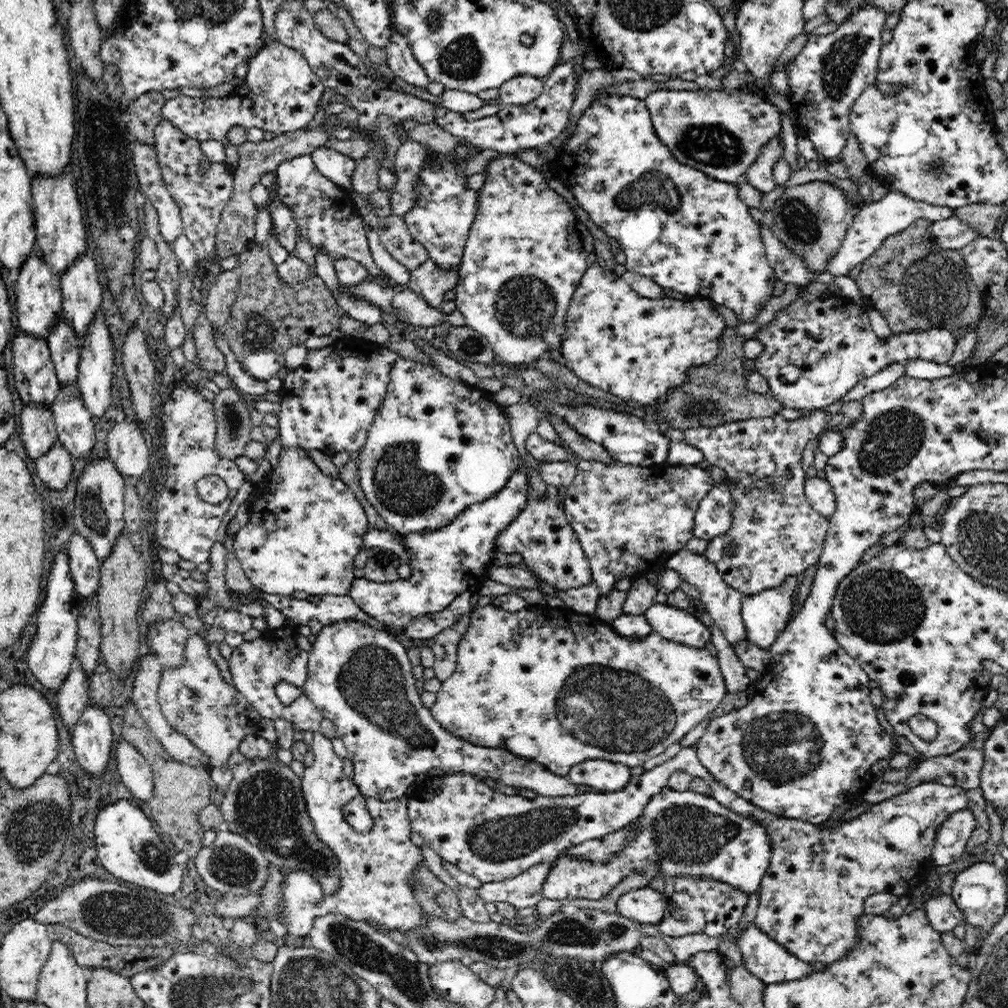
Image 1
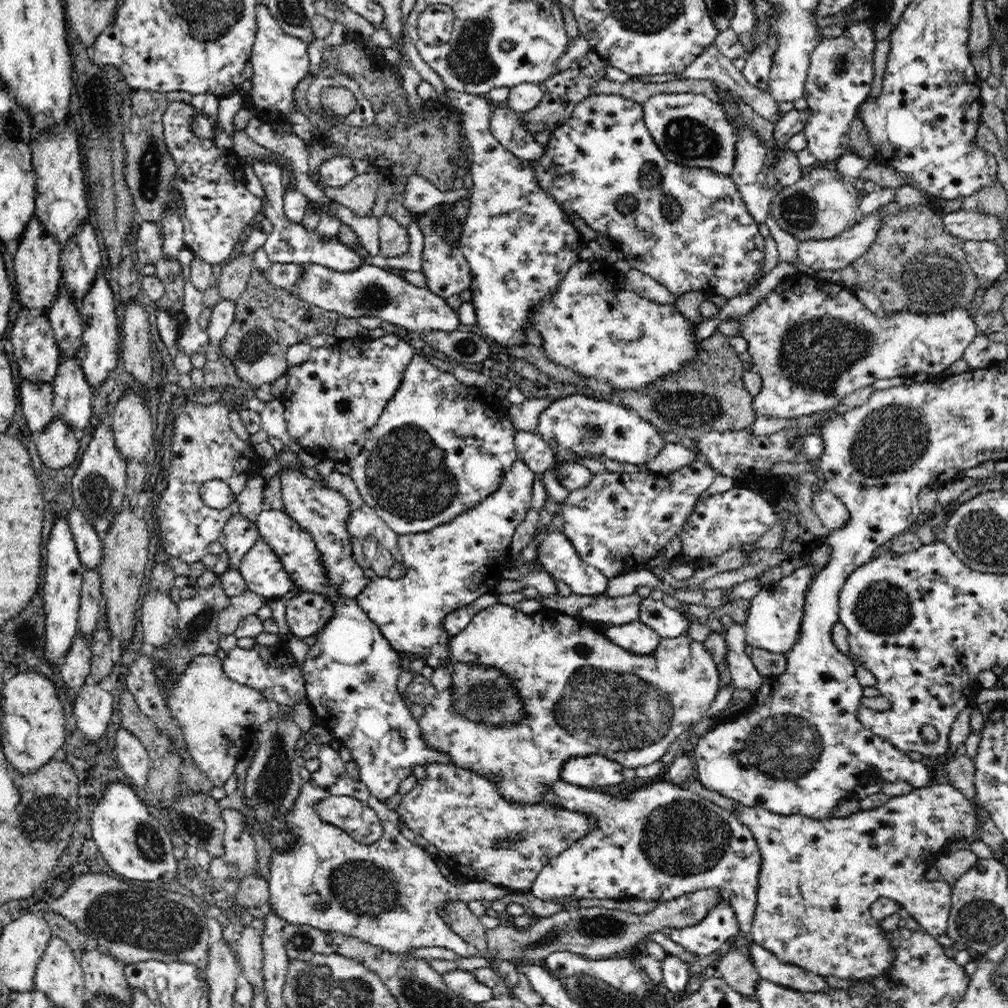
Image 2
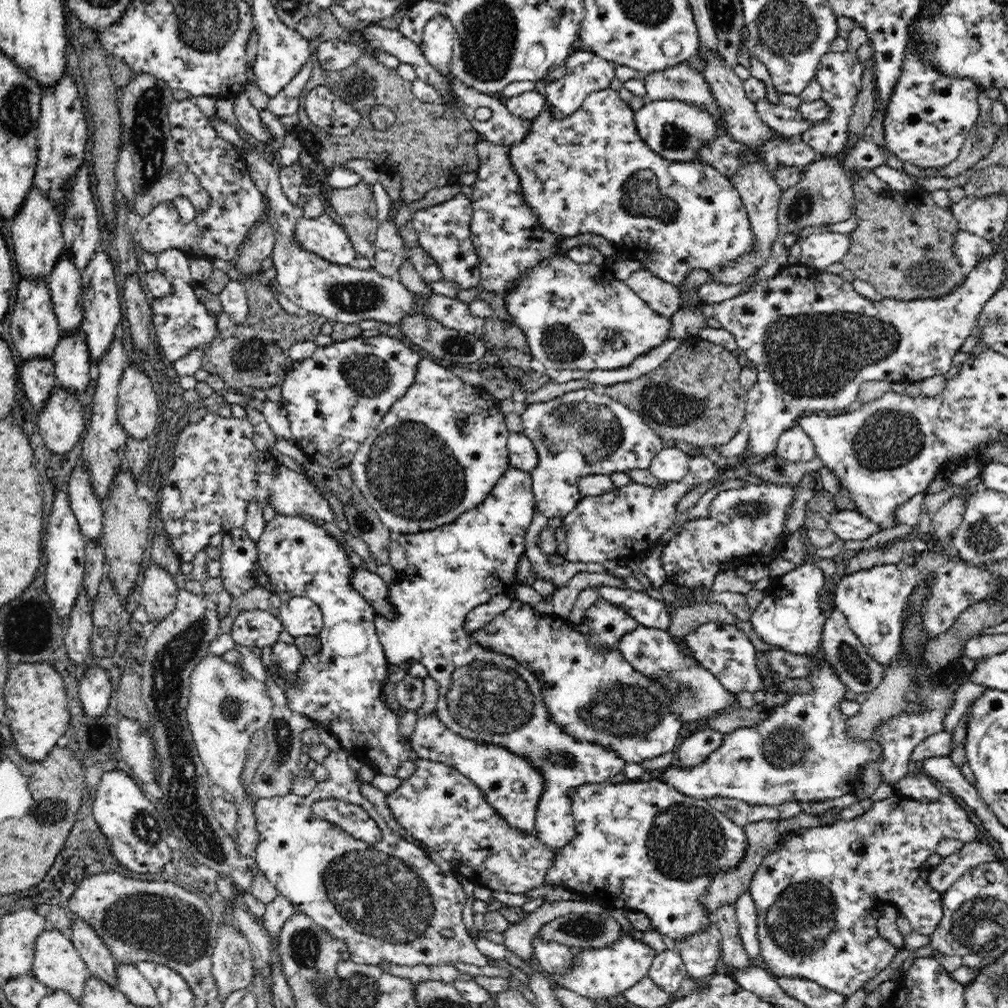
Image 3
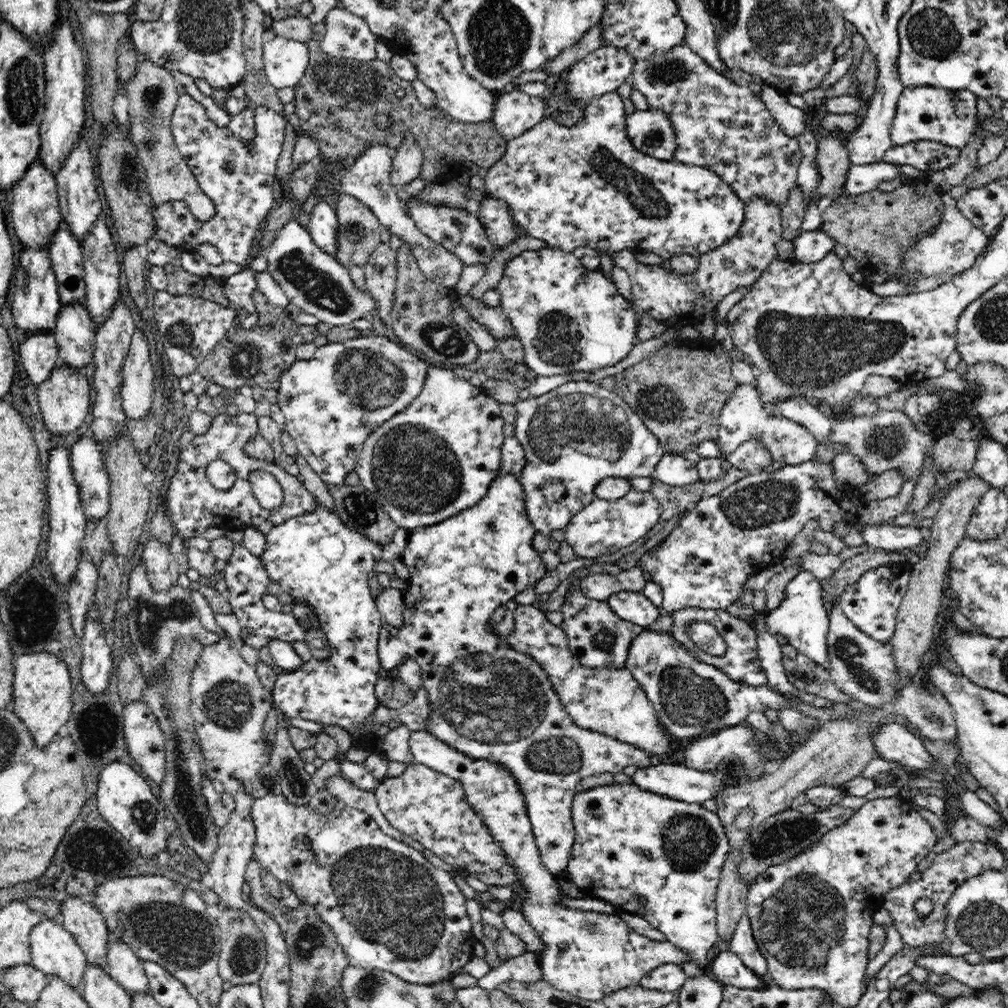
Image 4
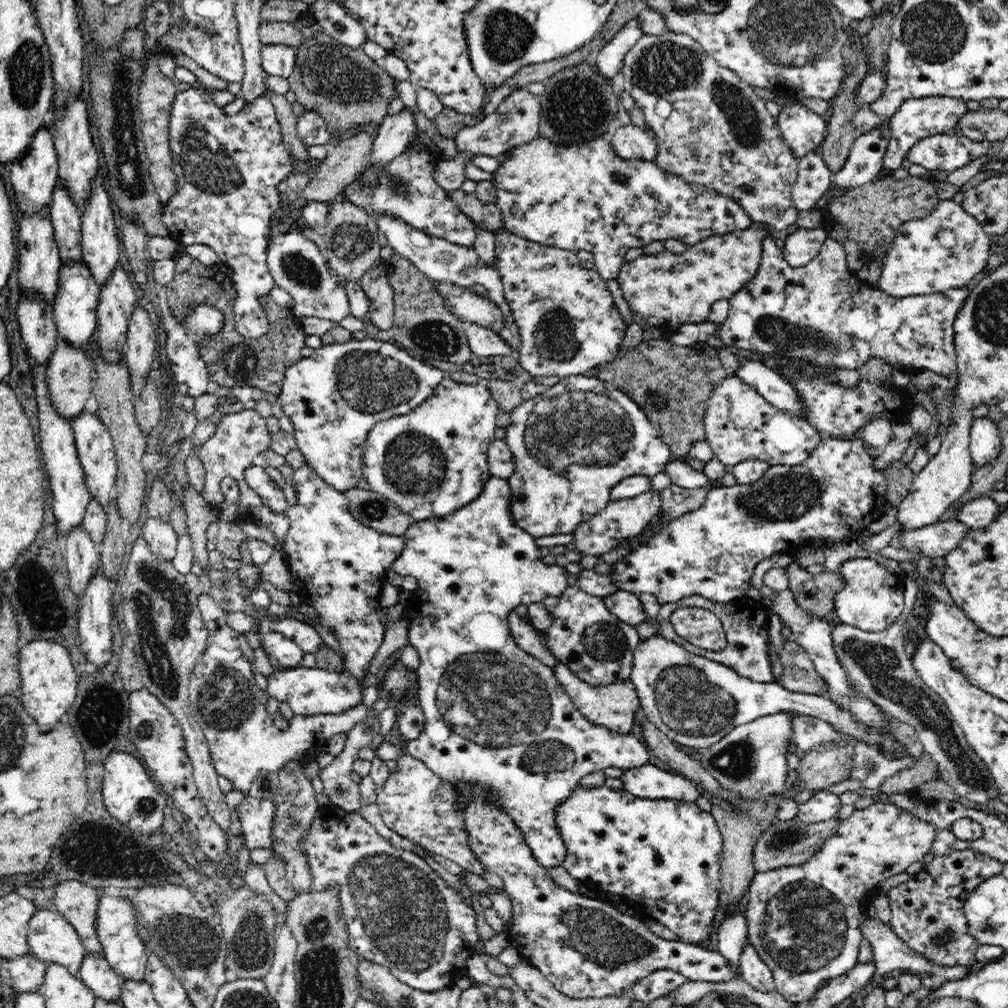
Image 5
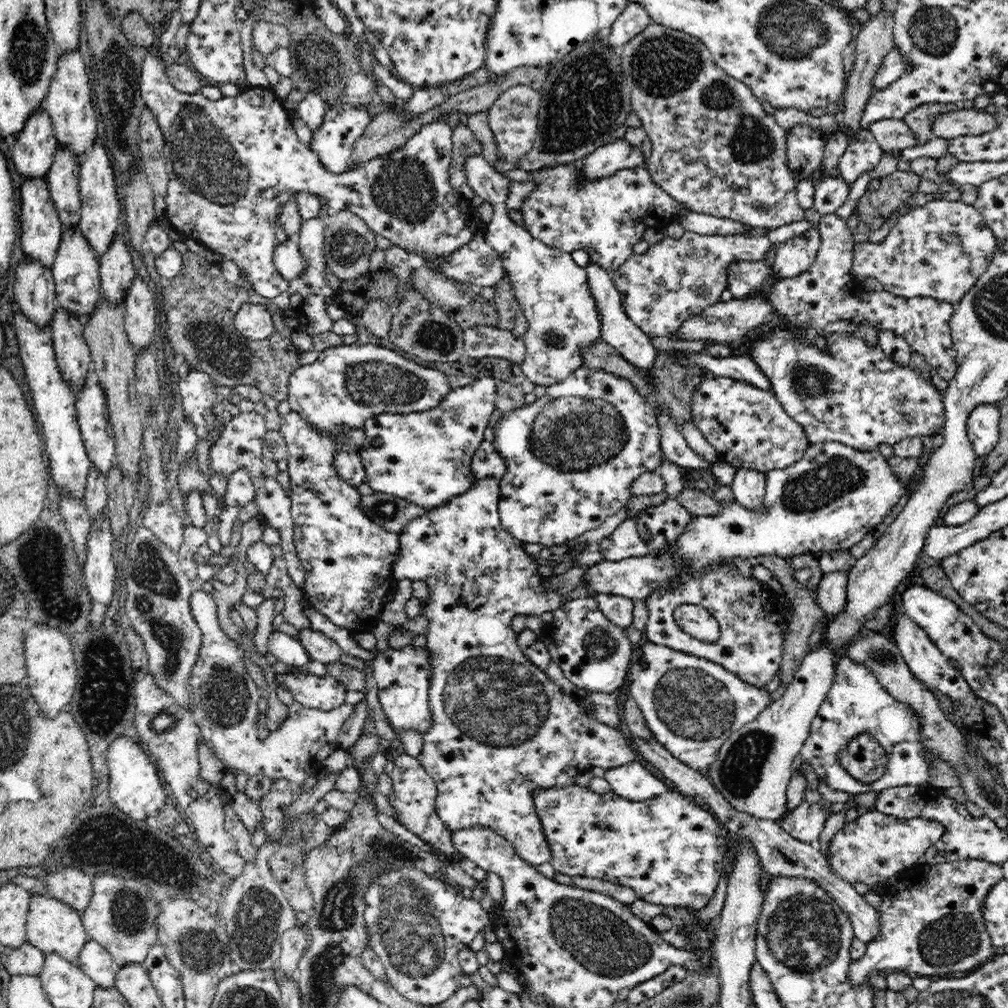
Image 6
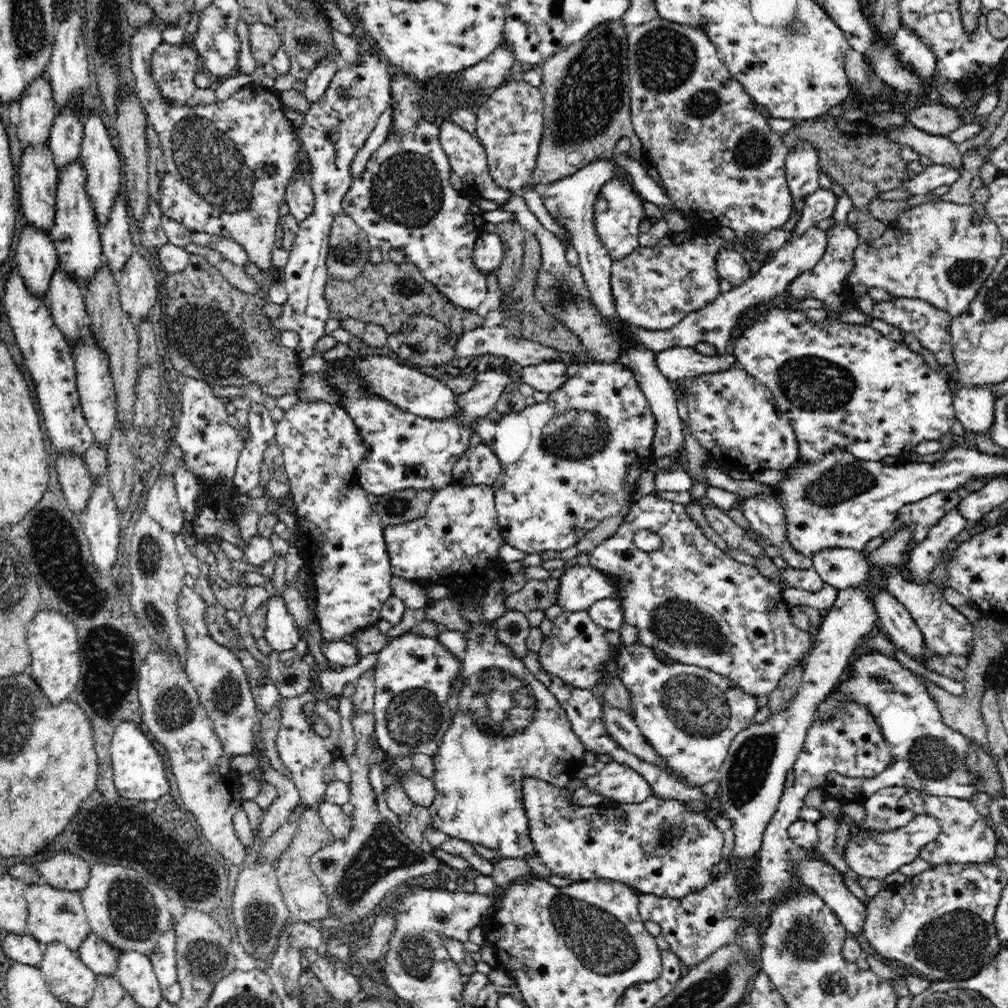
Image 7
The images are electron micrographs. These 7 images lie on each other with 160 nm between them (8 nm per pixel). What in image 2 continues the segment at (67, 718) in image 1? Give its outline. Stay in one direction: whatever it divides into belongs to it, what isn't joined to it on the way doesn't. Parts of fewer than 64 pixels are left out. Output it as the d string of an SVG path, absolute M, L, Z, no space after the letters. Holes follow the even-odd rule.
M78 631L69 653L64 656L64 664L60 666L61 677L72 696L78 696L80 687L90 681L91 660L90 645Z

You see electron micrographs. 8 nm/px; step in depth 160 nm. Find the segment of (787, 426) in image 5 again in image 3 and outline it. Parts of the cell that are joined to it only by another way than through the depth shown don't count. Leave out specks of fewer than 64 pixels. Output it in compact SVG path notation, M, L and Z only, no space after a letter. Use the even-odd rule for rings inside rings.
M794 426L780 436L774 455L790 462L808 462L817 456L817 448L802 428Z

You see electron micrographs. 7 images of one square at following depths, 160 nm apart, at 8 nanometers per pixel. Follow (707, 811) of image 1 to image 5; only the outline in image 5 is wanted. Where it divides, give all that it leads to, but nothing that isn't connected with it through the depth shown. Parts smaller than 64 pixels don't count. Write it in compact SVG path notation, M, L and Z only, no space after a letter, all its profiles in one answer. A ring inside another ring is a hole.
M578 785L574 792L568 796L567 800L558 806L558 810L556 810L556 825L558 825L559 830L562 832L562 839L567 847L567 856L563 860L562 865L568 871L568 874L574 877L580 884L588 884L594 890L602 888L606 892L620 894L624 898L642 900L642 910L644 912L652 914L652 918L656 918L658 922L664 924L672 932L680 936L680 941L690 945L699 945L708 938L711 930L716 928L714 917L718 906L717 891L719 888L720 853L722 853L723 849L723 835L719 831L719 826L711 813L700 809L695 801L638 798L624 789L612 789L606 787L606 785L594 788L584 788ZM746 942L740 950L740 978L748 982L750 986L760 992L774 992L776 985L773 972L770 967L760 958L755 947Z

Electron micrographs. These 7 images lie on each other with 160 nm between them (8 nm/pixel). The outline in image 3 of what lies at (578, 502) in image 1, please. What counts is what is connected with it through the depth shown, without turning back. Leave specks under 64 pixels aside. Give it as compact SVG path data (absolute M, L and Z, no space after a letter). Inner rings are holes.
M695 455L689 462L688 474L676 482L664 482L648 486L631 481L628 486L612 487L604 494L584 495L580 502L563 518L566 533L567 553L570 562L598 562L625 558L641 560L654 549L657 540L674 524L676 504L690 490L700 484L715 480L721 472L714 462L704 456Z

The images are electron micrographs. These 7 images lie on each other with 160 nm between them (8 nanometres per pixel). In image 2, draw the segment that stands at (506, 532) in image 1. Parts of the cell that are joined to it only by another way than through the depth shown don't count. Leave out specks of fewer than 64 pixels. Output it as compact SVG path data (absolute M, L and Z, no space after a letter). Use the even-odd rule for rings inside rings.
M554 528L542 536L542 546L538 548L535 560L553 579L566 583L570 593L582 596L604 595L608 588L608 577L584 562L571 539Z

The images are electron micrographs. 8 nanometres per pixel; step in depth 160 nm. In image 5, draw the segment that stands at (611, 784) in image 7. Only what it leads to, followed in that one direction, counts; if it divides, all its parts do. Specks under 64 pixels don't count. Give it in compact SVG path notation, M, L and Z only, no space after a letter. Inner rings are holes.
M650 764L623 771L619 778L623 789L638 798L692 802L702 794L697 784L687 776L672 774Z

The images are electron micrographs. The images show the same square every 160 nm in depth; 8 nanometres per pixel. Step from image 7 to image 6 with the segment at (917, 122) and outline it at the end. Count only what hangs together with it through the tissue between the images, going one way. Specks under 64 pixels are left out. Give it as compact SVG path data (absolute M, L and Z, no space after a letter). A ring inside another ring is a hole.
M958 107L956 112L936 118L932 134L945 139L964 135L978 136L994 130L997 126L998 122L991 113L979 112L976 108Z

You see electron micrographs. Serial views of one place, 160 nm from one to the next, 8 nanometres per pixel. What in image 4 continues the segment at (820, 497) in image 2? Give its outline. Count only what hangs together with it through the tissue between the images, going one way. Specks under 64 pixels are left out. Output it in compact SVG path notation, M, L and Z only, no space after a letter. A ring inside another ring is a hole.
M866 524L861 536L865 543L875 550L901 551L904 548L919 546L920 542L928 537L928 533L916 524L909 526Z

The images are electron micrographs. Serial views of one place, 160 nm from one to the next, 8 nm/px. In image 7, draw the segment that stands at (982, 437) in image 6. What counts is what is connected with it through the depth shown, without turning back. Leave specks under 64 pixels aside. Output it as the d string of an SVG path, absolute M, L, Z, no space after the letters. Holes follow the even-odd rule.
M990 388L960 389L954 392L953 409L966 435L987 437L995 417L995 396Z

